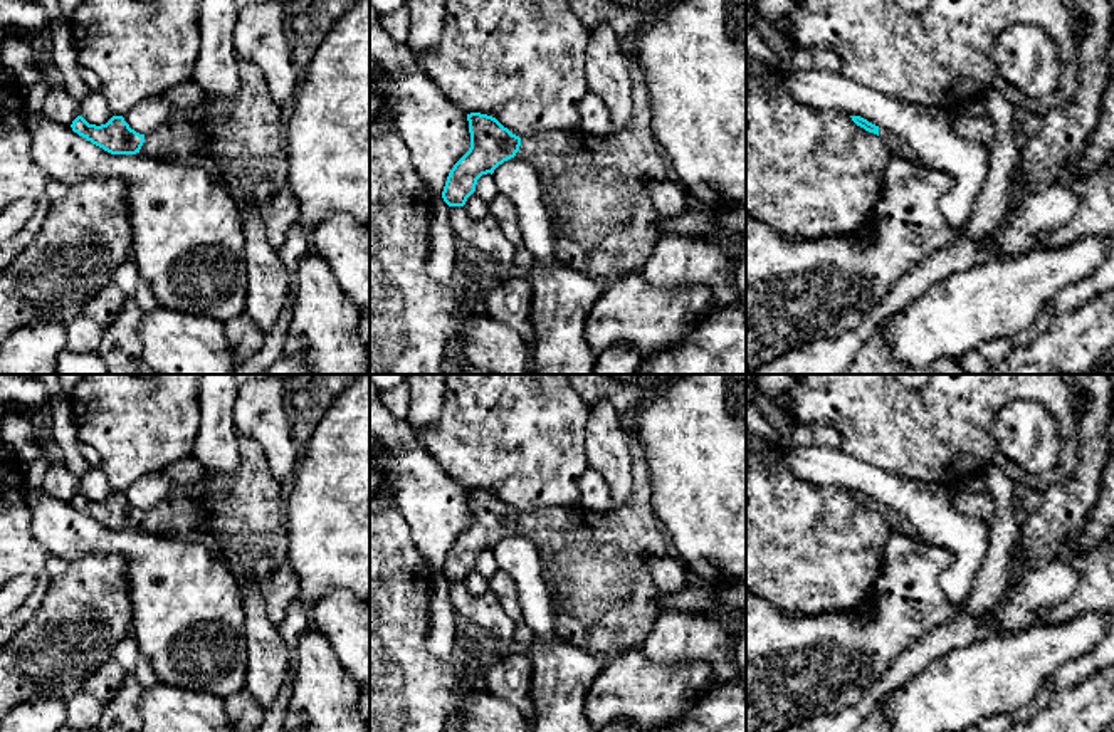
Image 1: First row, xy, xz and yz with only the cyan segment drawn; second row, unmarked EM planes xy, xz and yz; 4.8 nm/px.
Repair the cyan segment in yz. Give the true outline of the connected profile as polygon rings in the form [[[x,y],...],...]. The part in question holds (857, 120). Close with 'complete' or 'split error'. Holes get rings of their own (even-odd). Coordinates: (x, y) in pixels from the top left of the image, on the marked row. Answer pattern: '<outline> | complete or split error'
[[[850,116],[850,118],[857,126],[864,128],[869,133],[880,136],[884,139],[884,143],[889,146],[892,156],[906,158],[912,163],[922,165],[922,161],[919,159],[916,151],[899,136],[892,134],[891,131],[887,131],[884,128],[879,128],[879,126],[869,123],[867,119],[864,119],[860,116]]] | split error

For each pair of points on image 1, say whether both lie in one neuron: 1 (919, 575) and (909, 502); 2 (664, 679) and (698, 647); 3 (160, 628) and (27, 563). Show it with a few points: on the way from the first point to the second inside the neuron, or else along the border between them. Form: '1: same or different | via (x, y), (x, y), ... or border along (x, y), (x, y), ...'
1: different | border along (923, 539), (951, 554), (951, 563), (938, 576)
2: different | border along (641, 650), (654, 662), (694, 664)
3: different | border along (31, 519), (31, 534), (49, 554)

